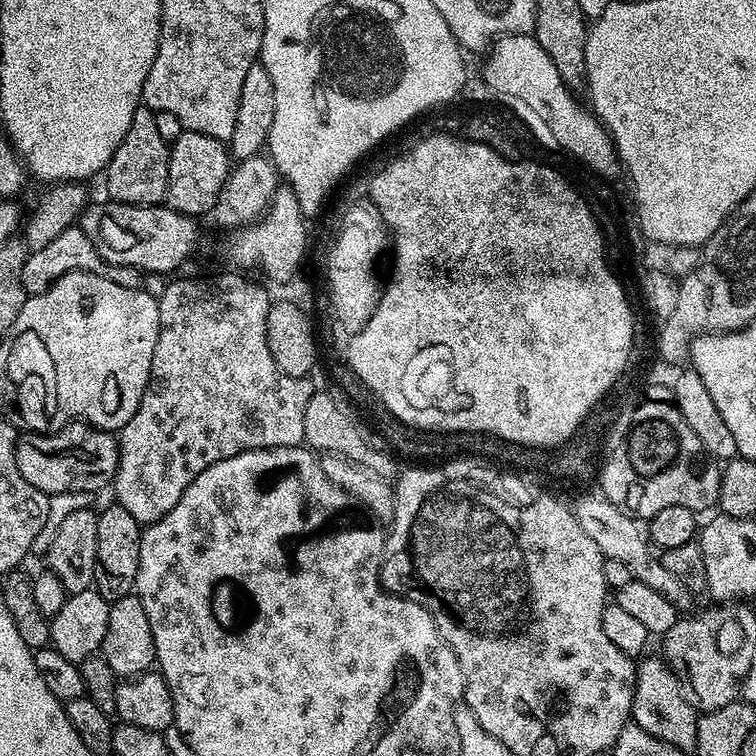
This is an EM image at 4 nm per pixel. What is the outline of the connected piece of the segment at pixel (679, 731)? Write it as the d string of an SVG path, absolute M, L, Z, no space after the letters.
M656 655L649 660L643 660L636 664L636 689L632 703L631 723L646 730L646 734L654 734L654 738L686 754L695 753L698 738L697 709L693 708L691 702L684 697L680 679L668 668L668 663L664 659Z

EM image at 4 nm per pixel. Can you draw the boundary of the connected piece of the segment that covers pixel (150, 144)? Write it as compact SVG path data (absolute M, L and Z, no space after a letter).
M138 107L134 110L134 118L130 122L130 130L126 130L126 138L114 150L106 169L108 176L107 195L118 203L163 205L168 194L168 161L169 141L162 138L158 125L154 123L156 113L150 108Z

